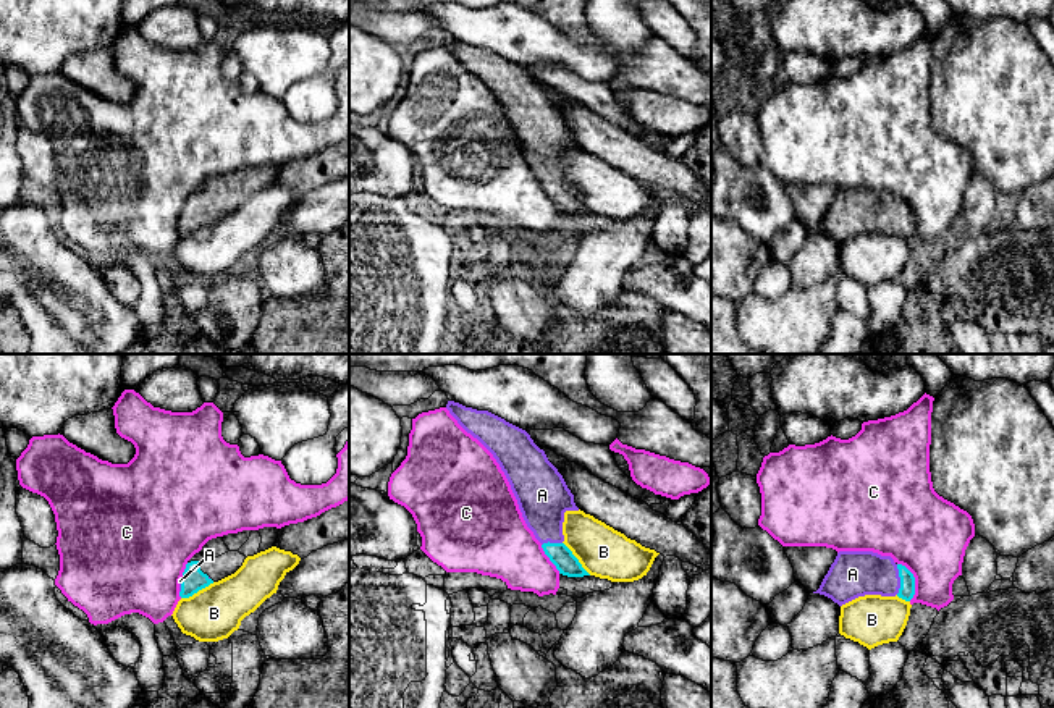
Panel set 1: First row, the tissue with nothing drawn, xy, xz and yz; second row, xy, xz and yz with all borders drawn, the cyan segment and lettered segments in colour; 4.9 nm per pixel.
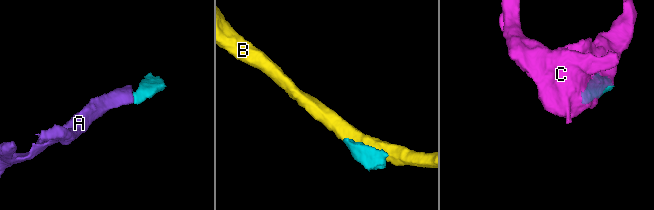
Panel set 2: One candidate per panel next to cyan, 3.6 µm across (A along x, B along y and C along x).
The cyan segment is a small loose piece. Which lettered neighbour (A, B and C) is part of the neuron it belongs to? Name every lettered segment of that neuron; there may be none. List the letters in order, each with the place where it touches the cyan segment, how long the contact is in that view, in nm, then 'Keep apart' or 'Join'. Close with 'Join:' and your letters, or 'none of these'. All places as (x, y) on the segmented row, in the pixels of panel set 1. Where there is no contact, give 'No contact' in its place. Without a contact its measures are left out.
A: Touches cyan at yz (901, 579). Shared border 150 nm. Join
B: Touches cyan at xy (198, 590). Shared border 190 nm. Keep apart
C: Touches cyan at yz (914, 581). Shared border 200 nm. Keep apart
Join: A

